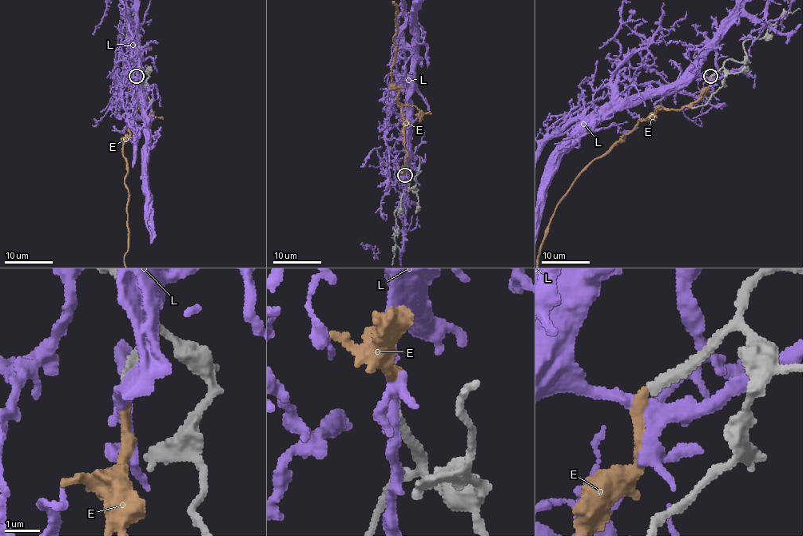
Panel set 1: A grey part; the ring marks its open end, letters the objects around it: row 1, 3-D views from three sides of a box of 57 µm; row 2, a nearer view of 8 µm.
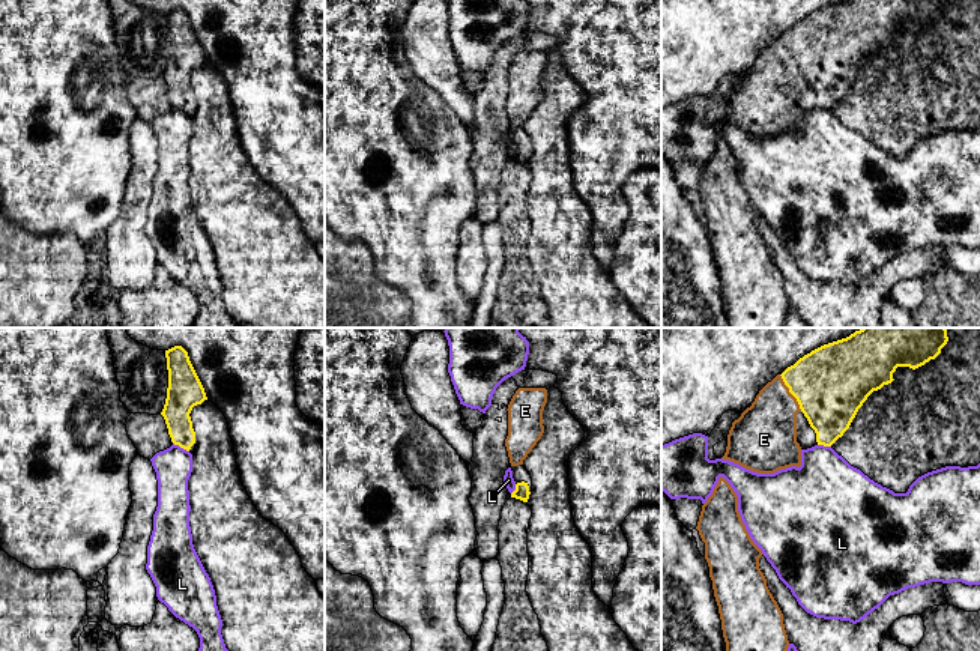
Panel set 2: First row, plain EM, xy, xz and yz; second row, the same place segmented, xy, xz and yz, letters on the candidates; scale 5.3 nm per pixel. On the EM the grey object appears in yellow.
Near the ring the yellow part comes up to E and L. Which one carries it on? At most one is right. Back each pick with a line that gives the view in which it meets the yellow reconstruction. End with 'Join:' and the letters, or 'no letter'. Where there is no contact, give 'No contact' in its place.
E: Touches yellow in yz
Join: E

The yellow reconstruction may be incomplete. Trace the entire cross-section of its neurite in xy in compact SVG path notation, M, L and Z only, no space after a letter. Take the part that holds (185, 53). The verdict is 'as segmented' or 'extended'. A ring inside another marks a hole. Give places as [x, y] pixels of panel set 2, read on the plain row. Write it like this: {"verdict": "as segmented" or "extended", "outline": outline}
{"verdict": "as segmented", "outline": "M182 9L165 14L168 51L161 78L174 108L189 114L195 107L191 74L207 63L204 51Z"}

